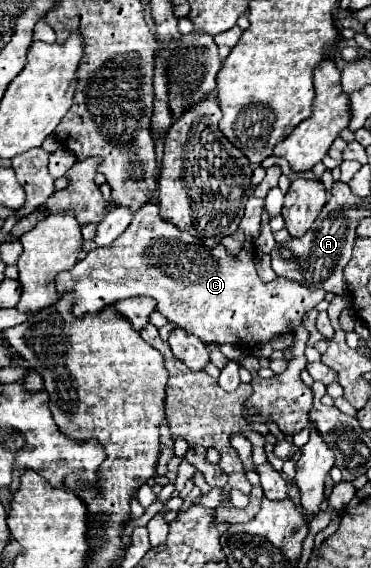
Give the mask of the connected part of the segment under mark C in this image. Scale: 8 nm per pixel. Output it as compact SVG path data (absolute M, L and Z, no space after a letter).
M151 202L151 204L145 204L139 212L135 212L129 228L111 246L91 250L85 256L85 260L77 262L67 272L61 272L57 276L57 294L59 298L63 294L73 294L71 312L77 318L91 314L91 312L99 312L105 306L117 300L123 300L123 298L151 296L157 300L157 310L169 322L175 322L187 332L193 332L205 346L207 344L217 344L217 346L233 344L245 350L253 350L277 334L293 332L301 324L301 316L307 310L315 308L325 298L325 290L311 290L287 278L275 278L269 284L261 282L253 260L255 260L255 254L247 250L241 250L233 258L227 254L223 244L219 244L213 250L191 244L185 236L181 236L177 226L163 222L159 218L159 206Z

